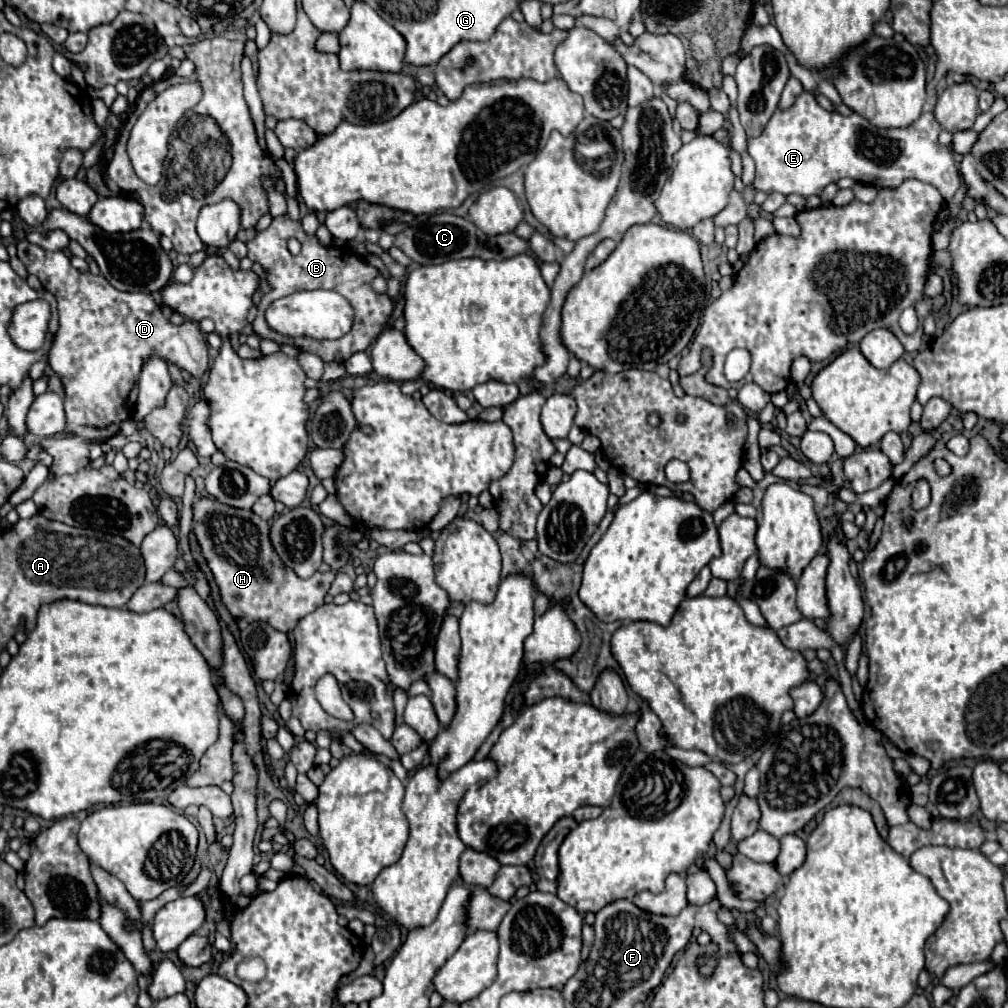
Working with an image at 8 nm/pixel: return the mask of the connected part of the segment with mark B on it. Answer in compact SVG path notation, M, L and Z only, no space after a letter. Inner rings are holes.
M288 215L276 217L268 229L260 231L256 235L256 239L248 241L248 257L262 265L262 269L266 271L268 283L270 283L270 291L262 297L262 301L258 305L256 321L252 323L254 333L258 333L258 335L262 335L266 339L272 339L276 343L294 345L300 351L316 353L326 363L328 361L344 363L350 355L354 355L358 351L366 351L370 347L370 343L382 333L384 323L386 323L388 315L392 313L390 297L388 295L376 295L370 289L370 283L378 275L378 269L372 267L370 263L366 263L362 257L358 257L352 251L320 245L316 235L306 235L304 233L300 219L292 221ZM292 237L296 237L302 243L302 251L298 255L290 255L290 251L288 251L288 239L292 239ZM308 289L332 289L332 291L344 295L350 301L350 305L354 307L354 313L356 313L356 321L354 321L352 331L346 333L342 339L336 339L336 341L328 341L328 339L324 339L324 341L320 341L320 339L302 339L302 337L298 337L298 341L296 341L296 337L282 335L282 333L278 333L278 331L268 327L264 313L266 313L266 309L268 309L268 305L272 301L276 301L276 299L280 299L284 295L292 295L296 291L308 291Z

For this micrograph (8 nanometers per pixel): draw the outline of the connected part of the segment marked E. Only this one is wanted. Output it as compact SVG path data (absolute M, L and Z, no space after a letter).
M804 91L790 109L786 111L778 109L772 115L760 137L748 139L748 153L756 163L754 187L764 193L780 191L782 195L796 193L806 197L806 195L820 195L828 183L834 183L842 177L850 177L858 183L868 183L877 188L896 188L906 179L920 179L924 183L934 185L940 191L944 203L950 203L962 179L950 149L938 141L940 129L942 127L936 121L934 113L922 113L922 117L906 129L880 129L868 123L858 113L850 117L844 117L840 113L830 113L816 103L812 93Z

